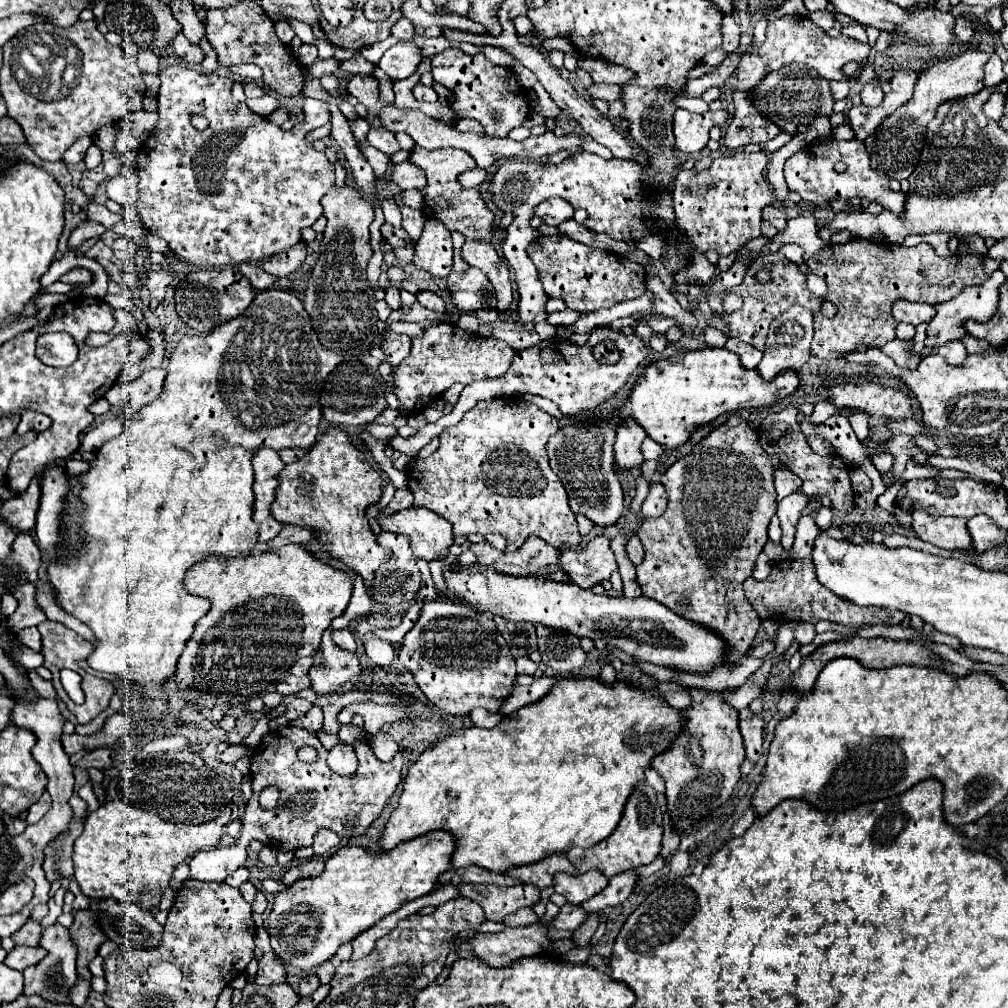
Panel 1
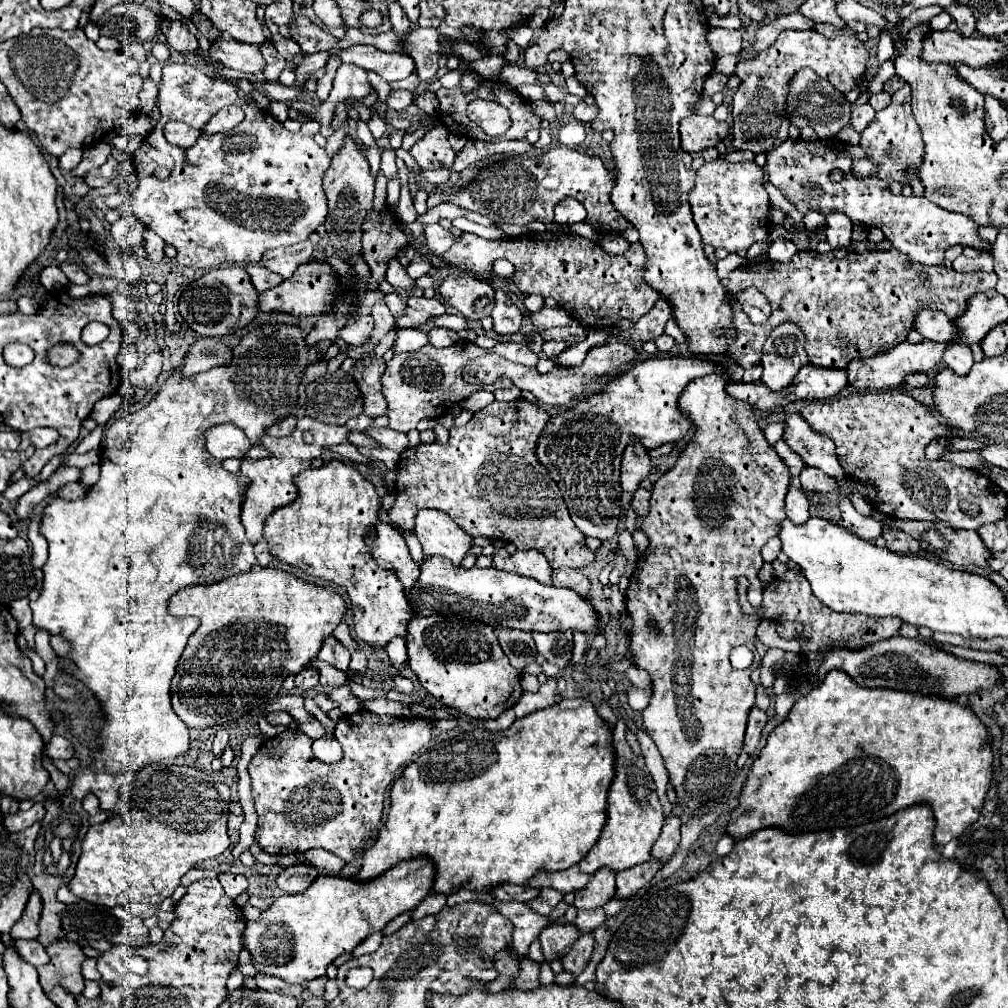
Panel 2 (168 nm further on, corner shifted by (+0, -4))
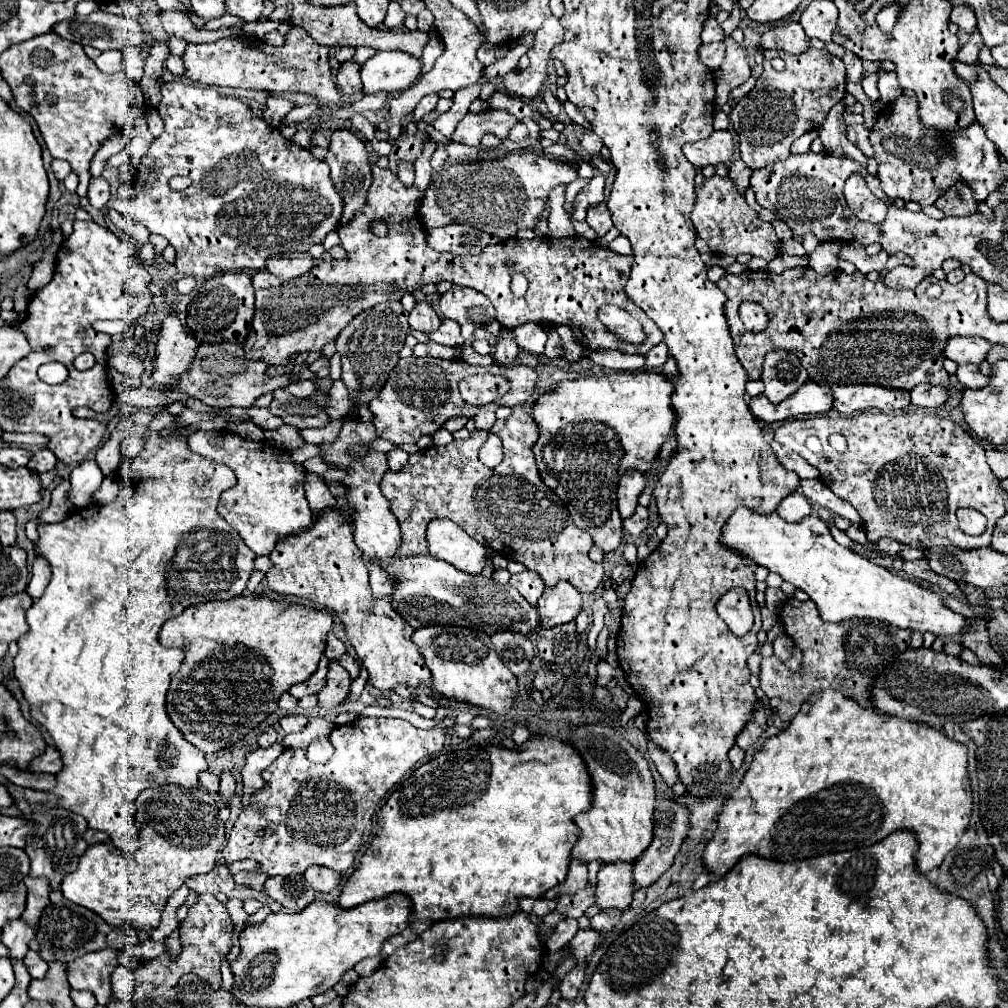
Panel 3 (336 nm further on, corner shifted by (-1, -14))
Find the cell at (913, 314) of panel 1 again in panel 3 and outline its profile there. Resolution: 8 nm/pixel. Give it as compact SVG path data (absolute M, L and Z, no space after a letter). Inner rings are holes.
M957 336L949 338L943 346L943 354L957 364L981 364L985 360L987 350L991 348L985 338L977 336Z

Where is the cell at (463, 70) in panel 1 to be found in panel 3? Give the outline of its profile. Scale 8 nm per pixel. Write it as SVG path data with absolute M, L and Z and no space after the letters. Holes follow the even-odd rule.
M485 110L485 112L479 112L479 114L471 114L467 112L463 116L463 120L459 120L451 140L453 142L459 142L459 144L467 144L467 146L479 146L481 144L481 138L483 134L491 132L495 134L497 138L501 138L501 144L497 148L491 148L491 150L481 150L479 156L487 156L489 152L515 152L515 150L525 150L525 148L531 148L539 142L539 126L533 122L533 120L525 120L527 128L529 128L529 136L527 140L523 142L511 142L507 138L507 132L509 128L513 128L513 124L517 124L517 118L511 116L509 112L501 112L501 110Z

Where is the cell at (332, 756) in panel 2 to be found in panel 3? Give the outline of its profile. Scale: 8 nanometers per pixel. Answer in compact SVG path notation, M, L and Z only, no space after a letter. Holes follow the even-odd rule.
M317 738L317 740L313 740L311 744L309 744L309 748L307 748L307 758L311 760L311 762L315 762L315 764L325 764L331 756L333 756L333 746L331 746L331 742L329 742L329 738Z

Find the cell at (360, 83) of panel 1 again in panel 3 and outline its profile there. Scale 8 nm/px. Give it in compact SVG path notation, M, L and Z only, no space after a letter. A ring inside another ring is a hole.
M343 62L339 66L339 72L337 72L337 88L339 92L343 92L345 96L353 96L357 92L361 92L361 78L359 78L359 64L355 62Z

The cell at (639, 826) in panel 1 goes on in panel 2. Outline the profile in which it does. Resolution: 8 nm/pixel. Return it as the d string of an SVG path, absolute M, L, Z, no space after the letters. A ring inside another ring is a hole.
M618 722L612 734L612 746L614 746L614 780L608 790L608 804L606 804L606 824L602 828L602 834L598 842L592 846L592 850L582 858L580 872L592 874L598 868L606 866L614 872L626 870L630 866L642 864L650 860L650 848L660 836L660 830L664 826L664 814L658 800L658 794L654 792L654 780L650 770L644 764L644 756L638 756L632 752L624 738L626 726Z

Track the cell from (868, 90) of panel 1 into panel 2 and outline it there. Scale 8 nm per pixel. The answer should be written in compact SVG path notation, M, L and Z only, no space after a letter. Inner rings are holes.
M862 104L862 106L856 106L852 110L852 118L850 118L850 126L856 130L856 132L862 132L872 120L874 120L874 108L870 104Z

